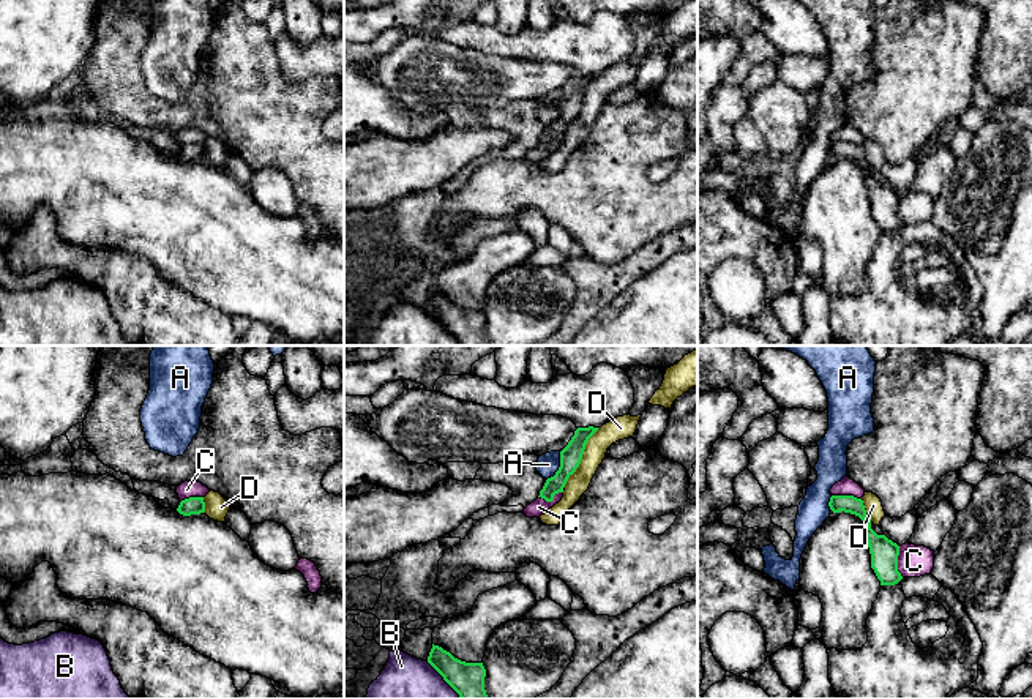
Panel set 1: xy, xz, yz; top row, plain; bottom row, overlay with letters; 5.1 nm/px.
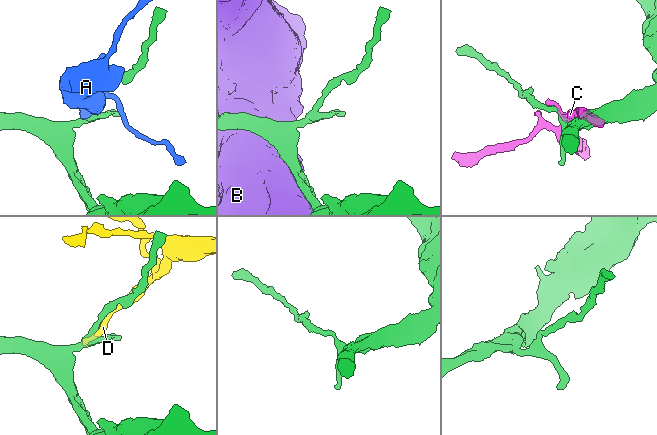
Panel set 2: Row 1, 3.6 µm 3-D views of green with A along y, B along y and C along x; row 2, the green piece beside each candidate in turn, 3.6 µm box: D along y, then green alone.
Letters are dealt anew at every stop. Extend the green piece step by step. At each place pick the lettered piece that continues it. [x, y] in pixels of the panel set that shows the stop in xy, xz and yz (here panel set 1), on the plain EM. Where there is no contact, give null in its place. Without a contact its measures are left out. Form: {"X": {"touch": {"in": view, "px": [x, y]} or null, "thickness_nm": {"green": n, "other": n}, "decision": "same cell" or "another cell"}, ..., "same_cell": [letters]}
{"A": {"touch": {"in": "xz", "px": [559, 114]}, "thickness_nm": {"green": 110, "other": 110}, "decision": "another cell"}, "B": {"touch": {"in": "xz", "px": [444, 325]}, "thickness_nm": {"green": 180, "other": 380}, "decision": "another cell"}, "C": {"touch": {"in": "xz", "px": [553, 145]}, "thickness_nm": {"green": 110, "other": 90}, "decision": "another cell"}, "D": {"touch": {"in": "xz", "px": [581, 104]}, "thickness_nm": {"green": 110, "other": 110}, "decision": "another cell"}, "same_cell": []}

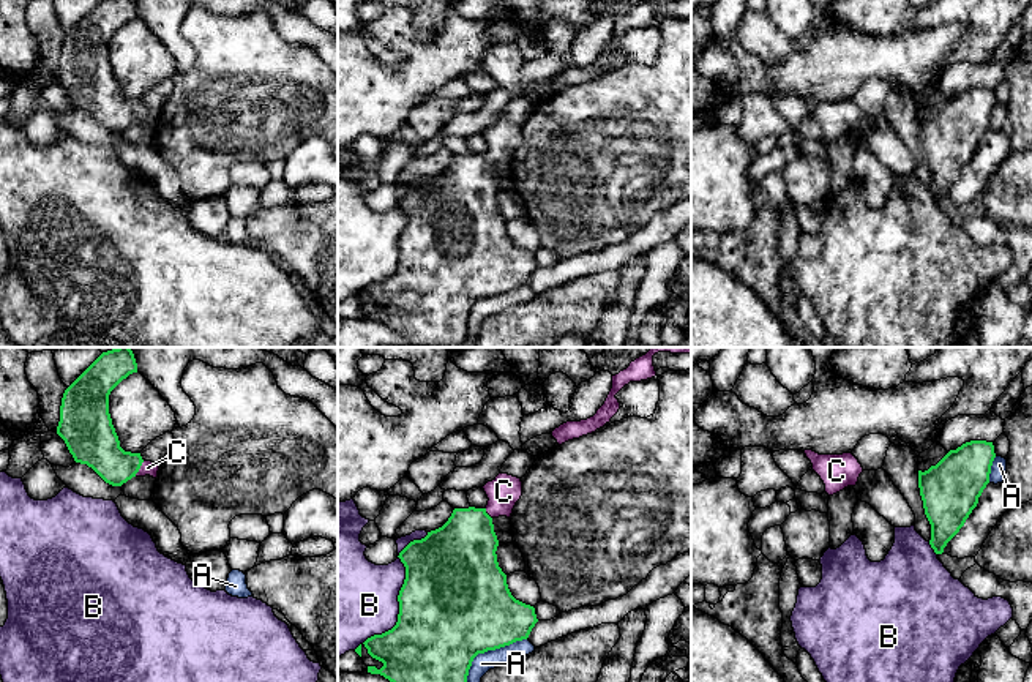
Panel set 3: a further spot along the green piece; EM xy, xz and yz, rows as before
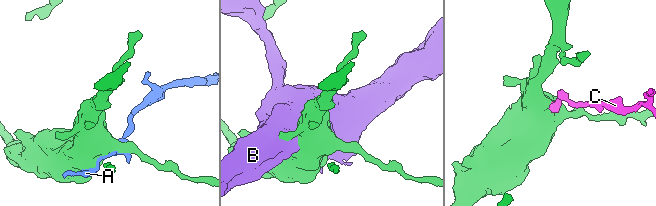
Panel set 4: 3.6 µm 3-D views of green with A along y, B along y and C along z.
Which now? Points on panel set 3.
{"A": {"touch": {"in": "xz", "px": [483, 299]}, "thickness_nm": {"green": 500, "other": 100}, "decision": "another cell"}, "B": {"touch": {"in": "xz", "px": [398, 242]}, "thickness_nm": {"green": 480, "other": 440}, "decision": "another cell"}, "C": {"touch": {"in": "xy", "px": [139, 114]}, "thickness_nm": {"green": 220, "other": 70}, "decision": "same cell"}, "same_cell": ["C"]}

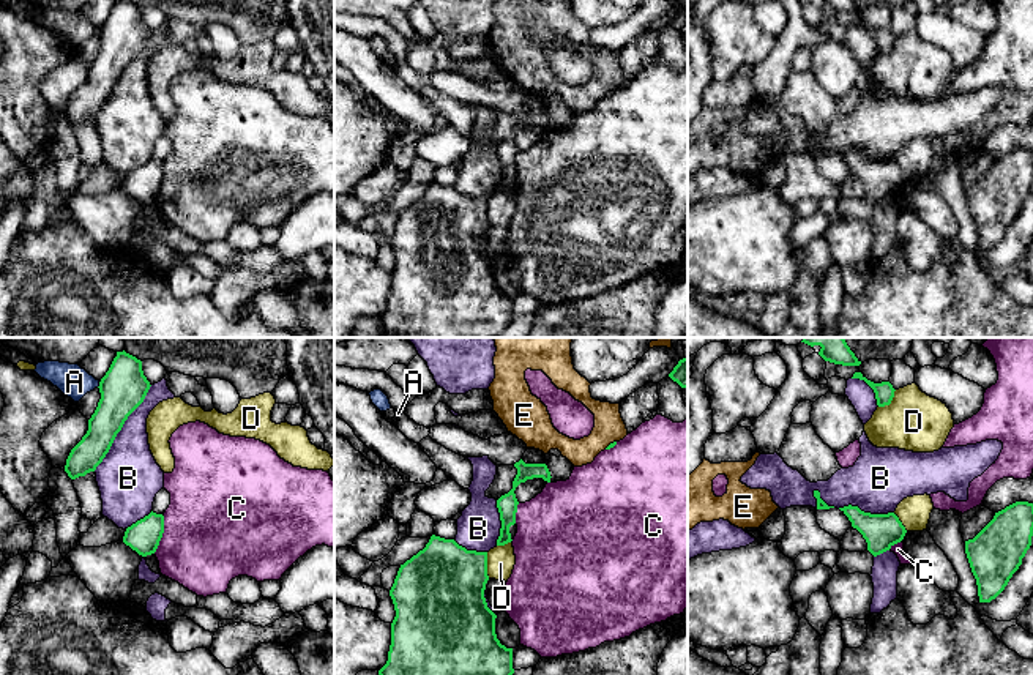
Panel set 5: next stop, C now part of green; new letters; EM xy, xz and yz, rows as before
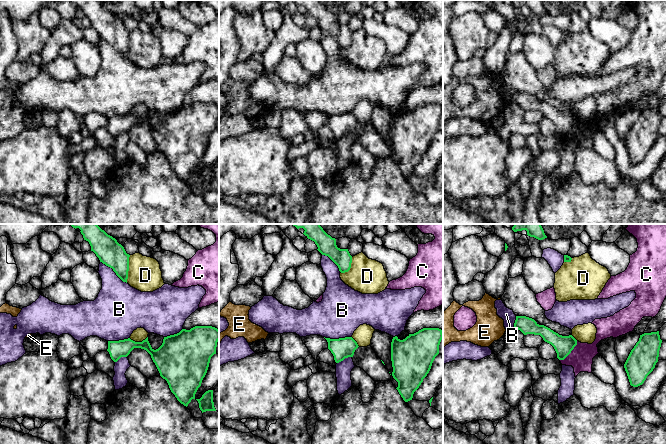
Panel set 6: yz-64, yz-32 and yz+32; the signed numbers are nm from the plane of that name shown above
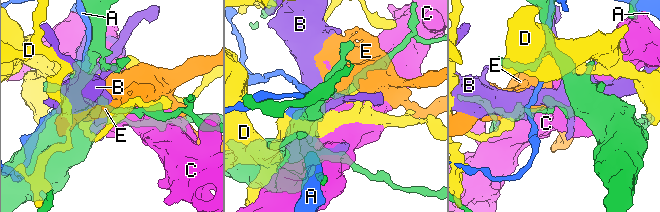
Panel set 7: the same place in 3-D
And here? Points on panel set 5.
{"A": {"touch": {"in": "xy", "px": [100, 32]}, "thickness_nm": {"green": 240, "other": 160}, "decision": "another cell"}, "B": {"touch": {"in": "xy", "px": [122, 73]}, "thickness_nm": {"green": 240, "other": 300}, "decision": "another cell"}, "C": {"touch": {"in": "xy", "px": [163, 179]}, "thickness_nm": {"green": 170, "other": 500}, "decision": "another cell"}, "D": {"touch": {"in": "xz", "px": [486, 212]}, "thickness_nm": {"green": 420, "other": 140}, "decision": "another cell"}, "E": {"touch": {"in": "xz", "px": [611, 90]}, "thickness_nm": {"green": 20, "other": 160}, "decision": "another cell"}, "same_cell": []}

